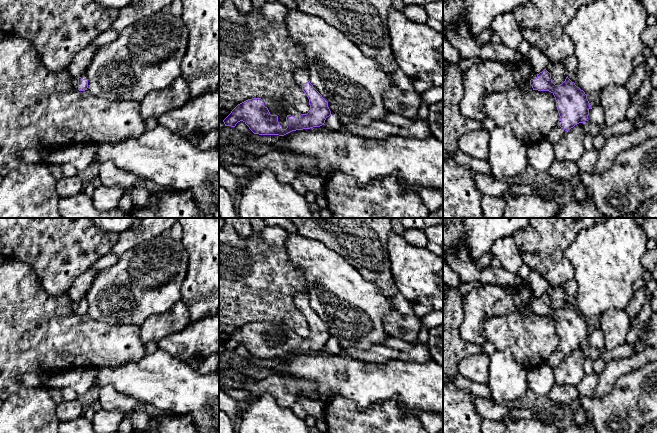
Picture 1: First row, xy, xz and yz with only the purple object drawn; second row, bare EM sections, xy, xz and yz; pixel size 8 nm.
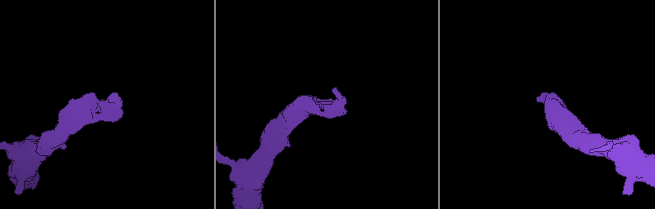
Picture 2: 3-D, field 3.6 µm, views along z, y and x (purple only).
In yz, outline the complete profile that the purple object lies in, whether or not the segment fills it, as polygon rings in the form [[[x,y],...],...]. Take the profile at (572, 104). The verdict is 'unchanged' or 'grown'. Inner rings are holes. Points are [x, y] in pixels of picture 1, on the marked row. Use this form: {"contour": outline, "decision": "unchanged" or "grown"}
{"contour": [[[468,26],[454,31],[443,27],[443,36],[456,47],[462,60],[482,58],[502,62],[513,68],[517,83],[529,83],[533,90],[551,92],[555,97],[560,116],[558,125],[565,131],[587,121],[591,106],[587,95],[568,76],[562,84],[555,85],[552,82],[551,74],[546,69],[537,75],[531,75],[531,66],[517,50],[513,50],[503,43],[493,44],[488,40],[484,40],[483,44],[478,44],[477,37],[470,32]]], "decision": "grown"}

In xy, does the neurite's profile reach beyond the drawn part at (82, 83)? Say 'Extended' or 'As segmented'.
Extended

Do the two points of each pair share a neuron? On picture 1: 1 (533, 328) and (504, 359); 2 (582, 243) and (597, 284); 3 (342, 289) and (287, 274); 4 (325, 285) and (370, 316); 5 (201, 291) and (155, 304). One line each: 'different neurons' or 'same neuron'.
1: different neurons
2: same neuron
3: different neurons
4: same neuron
5: different neurons

